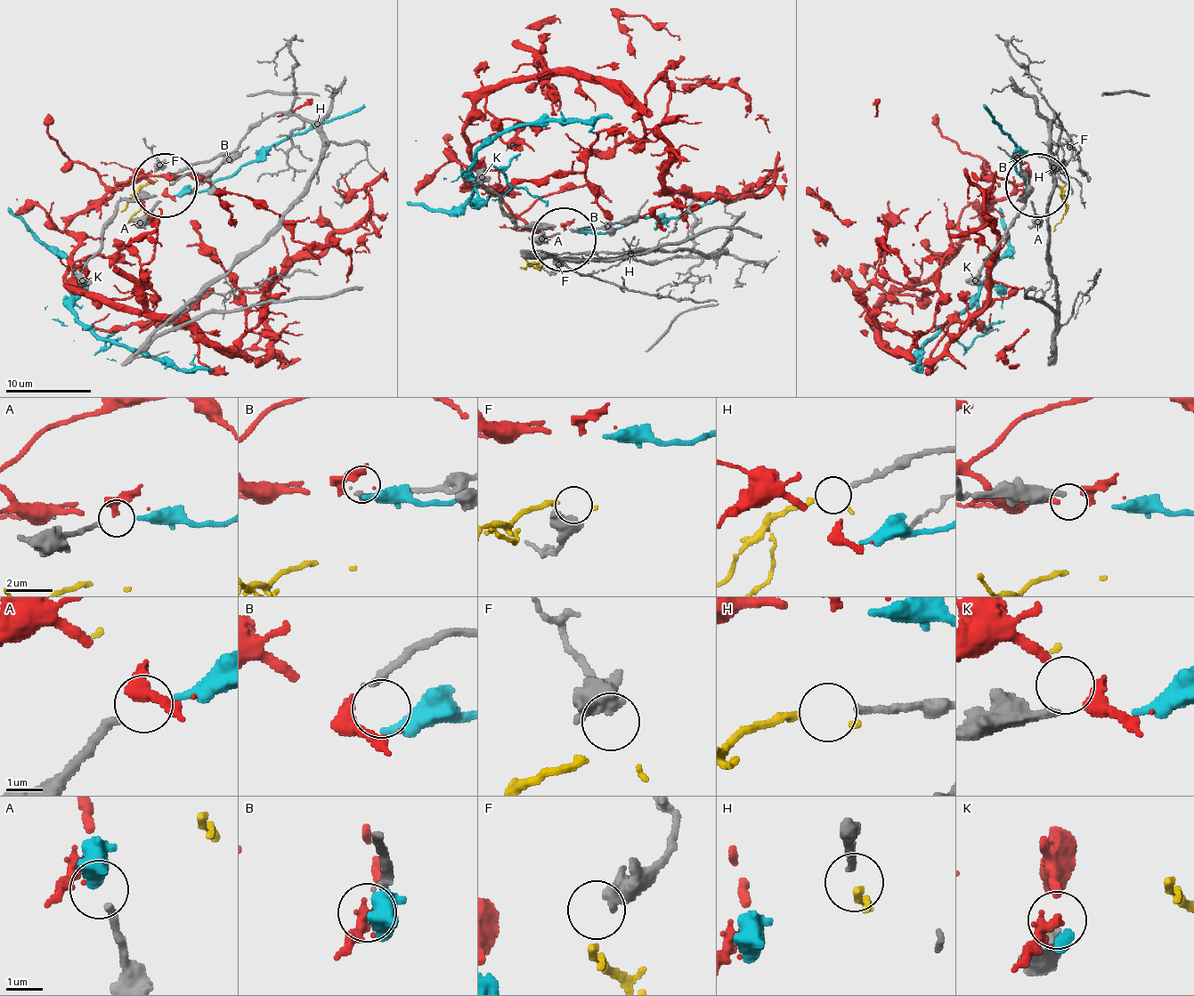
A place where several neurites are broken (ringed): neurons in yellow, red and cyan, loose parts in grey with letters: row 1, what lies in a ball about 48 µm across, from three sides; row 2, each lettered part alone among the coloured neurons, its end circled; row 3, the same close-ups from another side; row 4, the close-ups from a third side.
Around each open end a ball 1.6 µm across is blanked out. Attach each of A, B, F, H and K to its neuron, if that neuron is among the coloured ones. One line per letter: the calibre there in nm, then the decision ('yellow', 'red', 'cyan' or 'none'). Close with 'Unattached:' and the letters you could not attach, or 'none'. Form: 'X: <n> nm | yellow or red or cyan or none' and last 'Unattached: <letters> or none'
A: 220 nm | cyan
B: 240 nm | red
F: 700 nm | none
H: 160 nm | yellow
K: 280 nm | none
Unattached: F, K

